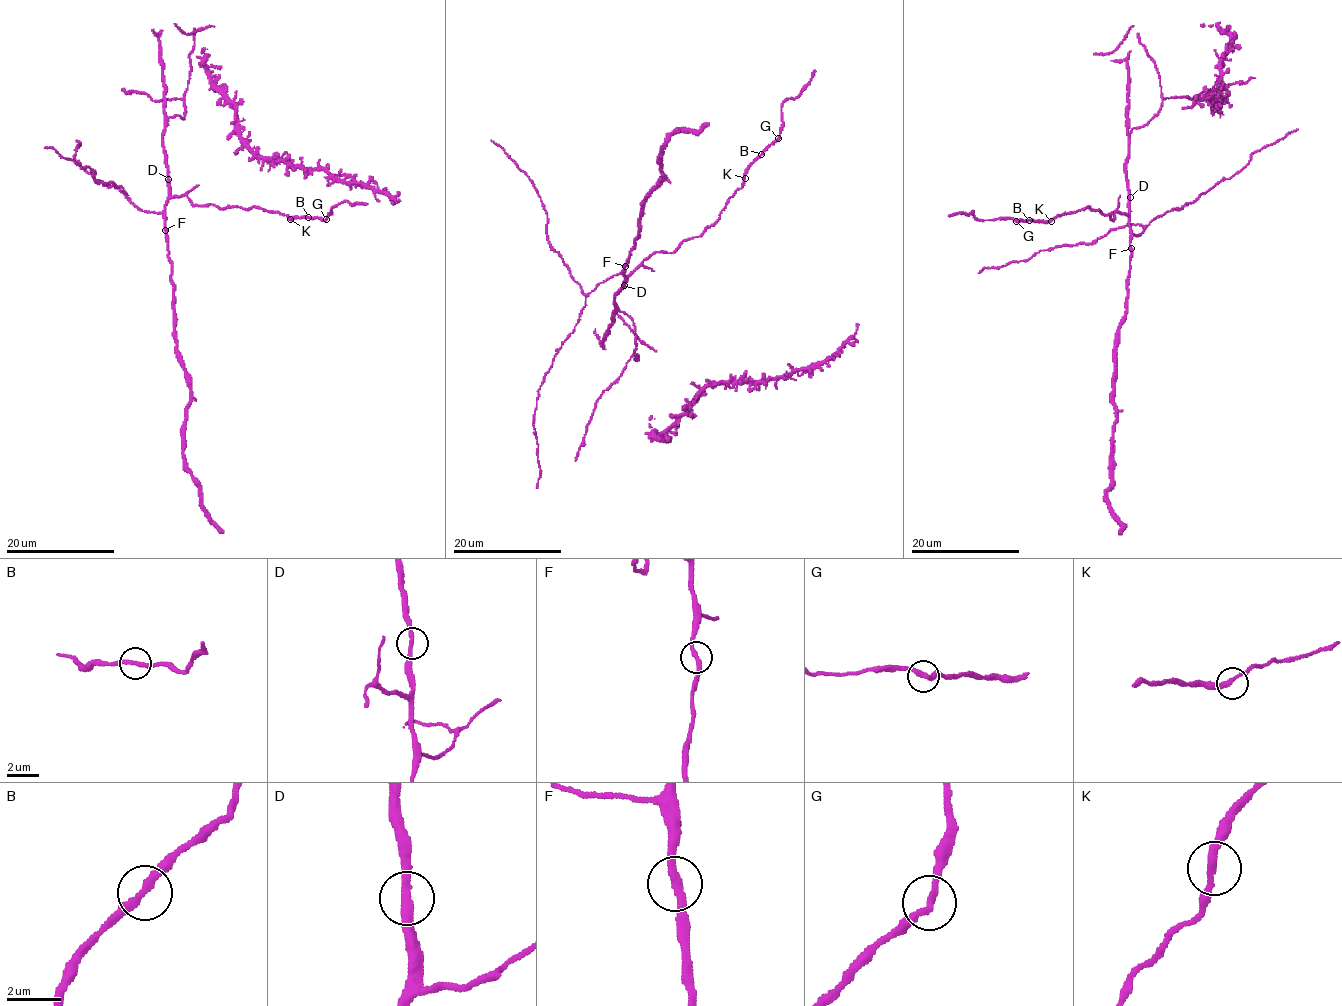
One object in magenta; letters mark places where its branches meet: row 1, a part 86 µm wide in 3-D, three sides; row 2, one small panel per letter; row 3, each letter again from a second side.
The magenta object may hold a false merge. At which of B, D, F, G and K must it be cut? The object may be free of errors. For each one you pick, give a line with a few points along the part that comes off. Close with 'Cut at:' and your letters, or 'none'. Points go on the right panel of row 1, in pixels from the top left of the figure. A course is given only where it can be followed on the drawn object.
Cut at: none

